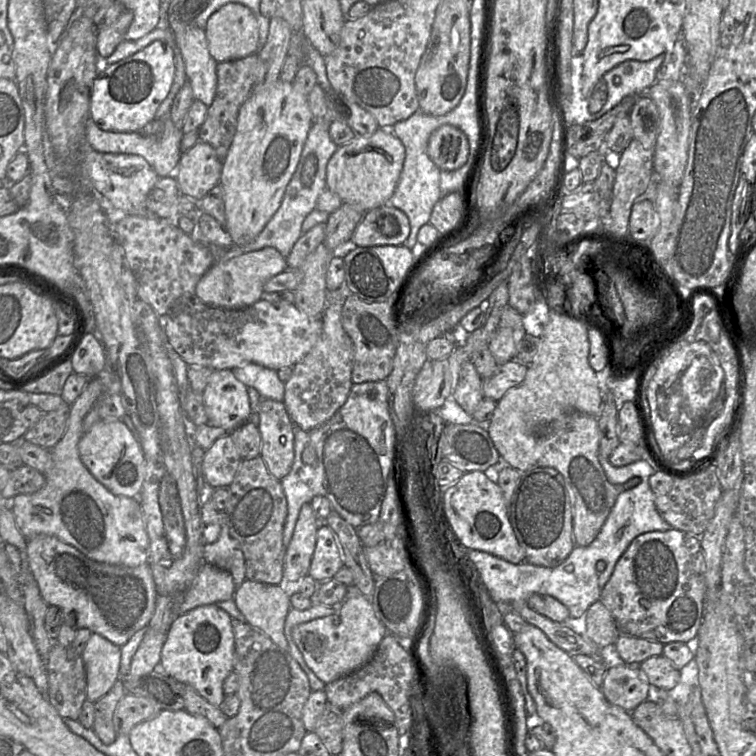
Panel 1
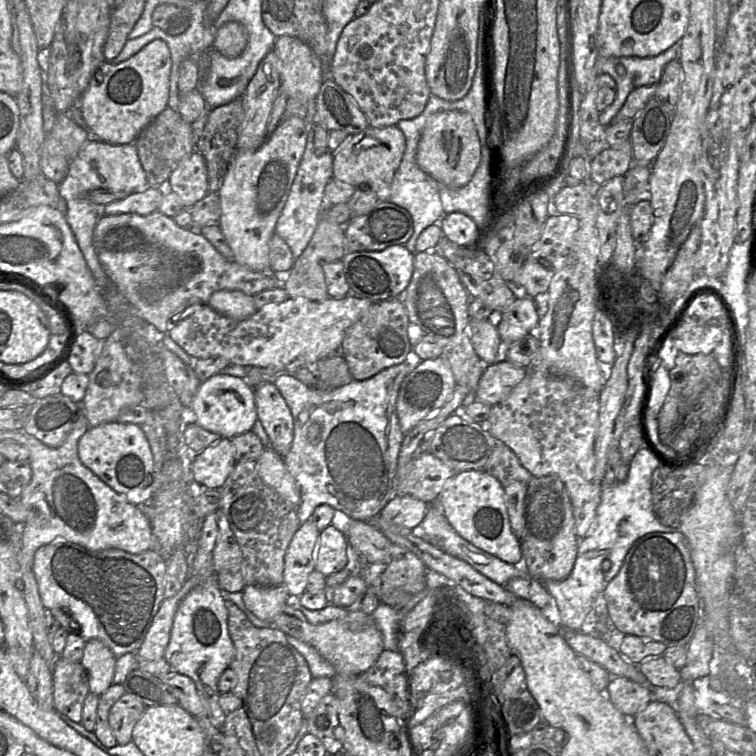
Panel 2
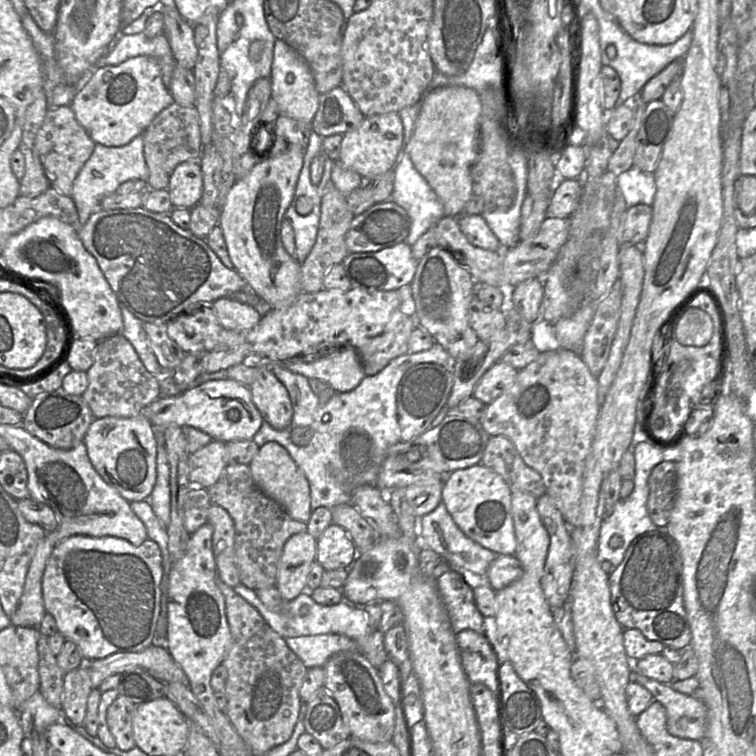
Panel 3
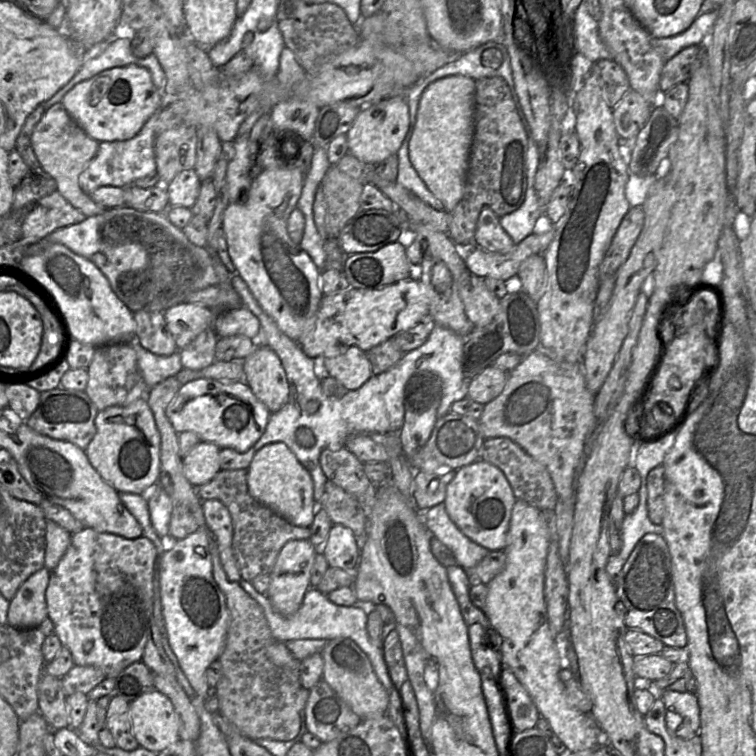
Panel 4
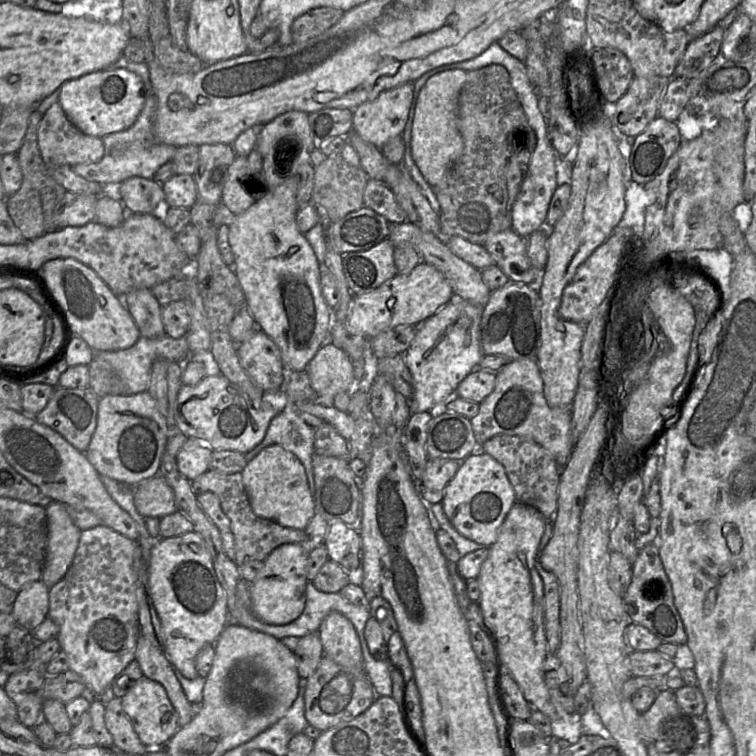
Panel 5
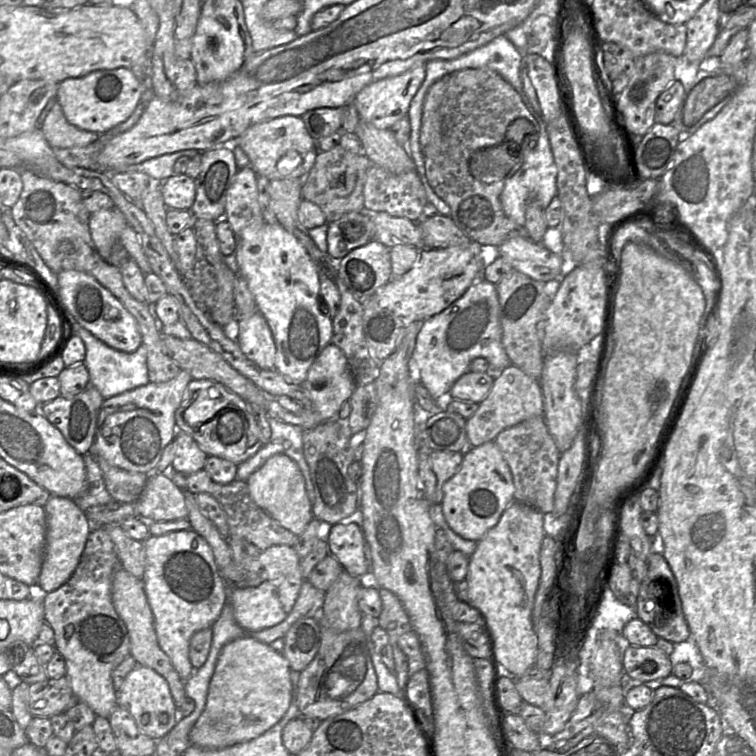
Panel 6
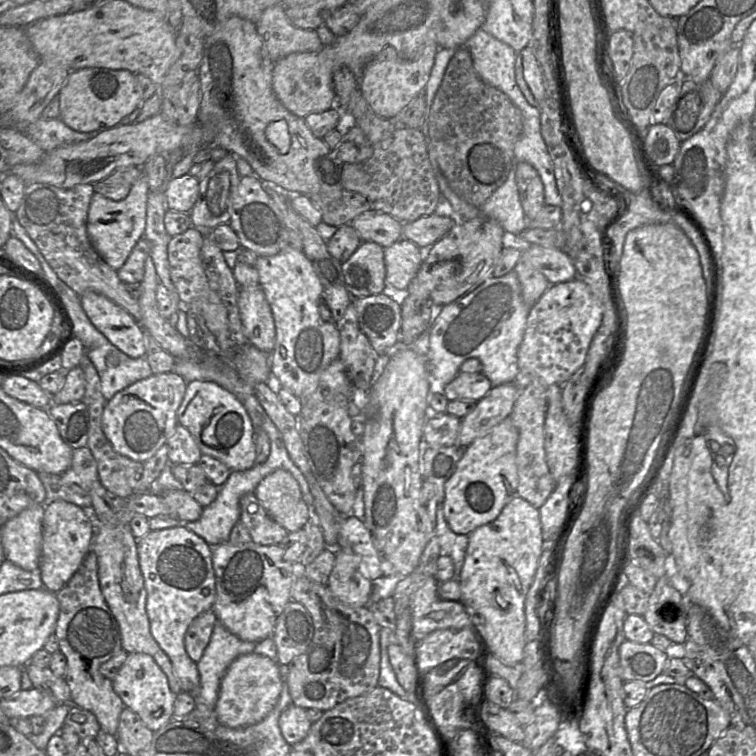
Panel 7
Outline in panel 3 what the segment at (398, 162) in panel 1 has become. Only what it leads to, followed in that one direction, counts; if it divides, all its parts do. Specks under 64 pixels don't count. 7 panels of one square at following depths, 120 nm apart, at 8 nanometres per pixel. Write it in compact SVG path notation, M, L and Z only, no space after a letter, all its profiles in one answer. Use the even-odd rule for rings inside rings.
M399 112L366 116L356 129L344 134L337 161L362 177L381 175L397 165L403 140L404 127Z

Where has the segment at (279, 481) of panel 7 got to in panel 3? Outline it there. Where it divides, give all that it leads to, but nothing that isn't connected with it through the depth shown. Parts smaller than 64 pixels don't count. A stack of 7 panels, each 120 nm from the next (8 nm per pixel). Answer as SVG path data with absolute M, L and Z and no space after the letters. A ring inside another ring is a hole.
M277 442L260 446L249 467L255 484L265 495L277 502L294 520L309 521L312 510L308 480L283 446Z

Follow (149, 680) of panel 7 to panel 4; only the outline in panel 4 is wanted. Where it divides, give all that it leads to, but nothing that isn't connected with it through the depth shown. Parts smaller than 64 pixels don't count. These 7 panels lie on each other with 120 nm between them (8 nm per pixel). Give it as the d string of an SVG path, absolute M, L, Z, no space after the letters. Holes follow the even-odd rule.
M156 689L132 701L129 716L140 747L159 753L180 739L173 704Z

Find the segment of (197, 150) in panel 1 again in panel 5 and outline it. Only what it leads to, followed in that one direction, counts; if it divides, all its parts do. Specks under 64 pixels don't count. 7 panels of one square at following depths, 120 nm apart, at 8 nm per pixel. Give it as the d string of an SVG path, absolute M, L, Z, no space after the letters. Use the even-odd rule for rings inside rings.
M176 174L162 184L164 205L190 209L198 200L197 186L194 176Z

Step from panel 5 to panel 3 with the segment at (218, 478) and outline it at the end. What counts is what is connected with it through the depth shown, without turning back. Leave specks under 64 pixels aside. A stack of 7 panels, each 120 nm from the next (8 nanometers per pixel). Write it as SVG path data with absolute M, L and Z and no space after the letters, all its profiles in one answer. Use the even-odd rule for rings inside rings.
M228 464L217 482L207 489L211 503L224 508L234 523L234 556L239 570L240 581L252 590L259 590L276 585L278 564L287 540L294 534L307 531L307 524L294 520L273 499L265 495L255 484L249 465Z

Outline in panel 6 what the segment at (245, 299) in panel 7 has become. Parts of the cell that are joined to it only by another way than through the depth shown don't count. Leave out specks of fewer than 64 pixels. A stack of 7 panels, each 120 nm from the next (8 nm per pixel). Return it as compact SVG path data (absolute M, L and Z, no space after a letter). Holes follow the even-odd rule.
M261 313L237 318L234 338L244 355L262 369L275 369L276 345L271 329Z

